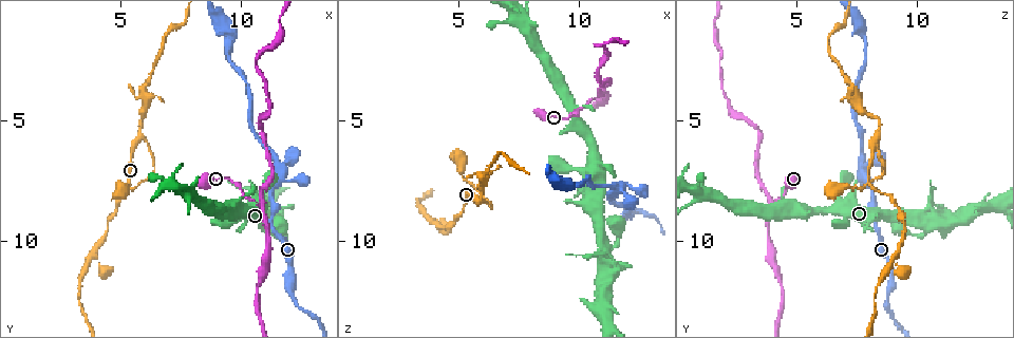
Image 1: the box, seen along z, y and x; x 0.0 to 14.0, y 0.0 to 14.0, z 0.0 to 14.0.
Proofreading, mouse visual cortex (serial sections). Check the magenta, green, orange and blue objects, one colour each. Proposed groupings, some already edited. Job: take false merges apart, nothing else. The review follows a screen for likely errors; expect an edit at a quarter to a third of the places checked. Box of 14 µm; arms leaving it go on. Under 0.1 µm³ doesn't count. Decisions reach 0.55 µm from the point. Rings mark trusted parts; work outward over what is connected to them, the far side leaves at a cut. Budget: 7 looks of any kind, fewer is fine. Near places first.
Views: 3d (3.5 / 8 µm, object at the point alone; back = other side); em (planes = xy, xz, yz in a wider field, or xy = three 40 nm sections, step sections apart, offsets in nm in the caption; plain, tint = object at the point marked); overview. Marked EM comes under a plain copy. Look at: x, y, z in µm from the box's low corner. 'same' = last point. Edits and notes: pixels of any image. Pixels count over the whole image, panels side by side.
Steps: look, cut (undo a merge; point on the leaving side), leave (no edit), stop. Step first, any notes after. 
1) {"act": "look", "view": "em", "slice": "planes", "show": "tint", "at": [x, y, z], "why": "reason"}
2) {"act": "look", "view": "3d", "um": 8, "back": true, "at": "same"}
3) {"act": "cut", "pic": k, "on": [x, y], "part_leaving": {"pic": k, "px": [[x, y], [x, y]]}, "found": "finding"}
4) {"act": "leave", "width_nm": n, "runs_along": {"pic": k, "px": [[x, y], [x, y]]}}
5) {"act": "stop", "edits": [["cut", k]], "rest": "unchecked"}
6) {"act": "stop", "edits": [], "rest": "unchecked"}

{"act": "look", "view": "3d", "um": 3.5, "at": [5.8, 5.8, 8.2], "why": "sharp bend"}

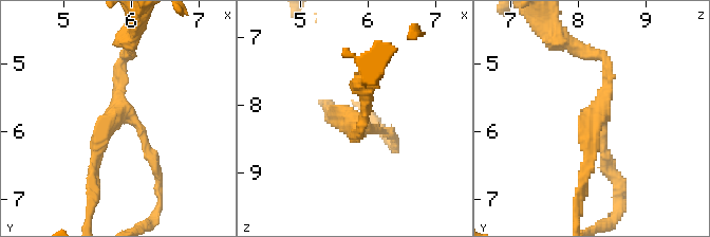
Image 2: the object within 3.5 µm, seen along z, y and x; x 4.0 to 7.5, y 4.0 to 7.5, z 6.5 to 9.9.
{"act": "look", "view": "em", "slice": "xy", "step": 2, "show": "tint", "at": [5.85, 5.70, 8.30], "arms": 3, "arm_widths_nm": [150, 150, 200], "why": "need the tissue"}

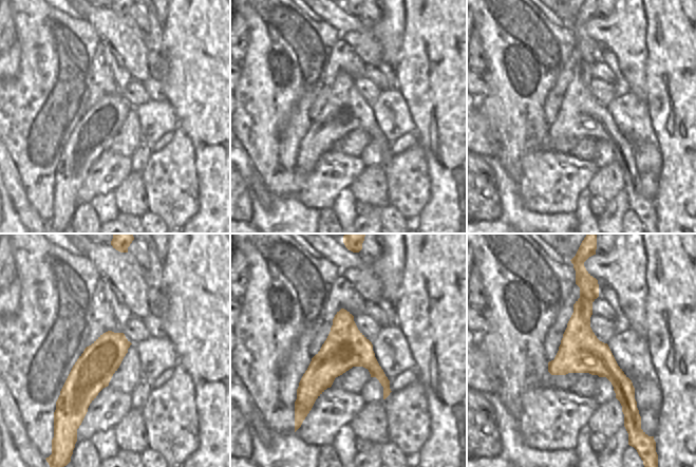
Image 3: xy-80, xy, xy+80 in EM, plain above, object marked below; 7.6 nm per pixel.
{"act": "leave", "runs_along": {"pic": 3, "px": [[595, 283], [583, 343], [625, 408]]}, "found": "one cell here"}

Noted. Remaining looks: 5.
{"act": "look", "view": "3d", "um": 3.5, "at": [3.9, 10.6, 9.1], "why": "two arms in line, one across"}

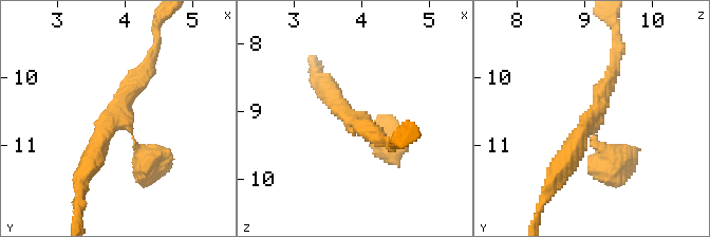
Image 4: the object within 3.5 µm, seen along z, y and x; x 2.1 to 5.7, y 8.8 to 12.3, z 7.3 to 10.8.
{"act": "look", "view": "em", "slice": "xy", "step": 1, "show": "tint", "at": [3.85, 10.50, 9.15], "arms": 3, "arm_widths_nm": [150, 200, 300], "why": "now the EM"}

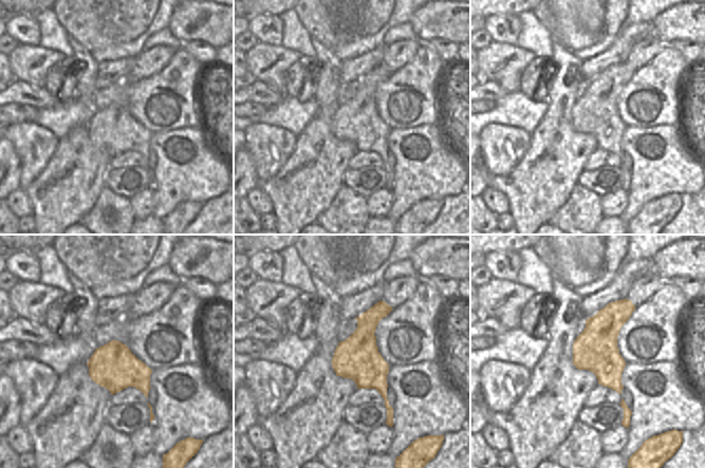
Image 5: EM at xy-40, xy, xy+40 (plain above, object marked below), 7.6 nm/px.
{"act": "leave", "runs_along": {"pic": 4, "px": [[151, 58], [115, 110], [87, 169]]}, "found": "one cell here"}

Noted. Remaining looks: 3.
{"act": "look", "view": "3d", "um": 3.5, "at": [10.8, 8.4, 4.0], "why": "three-way junction"}

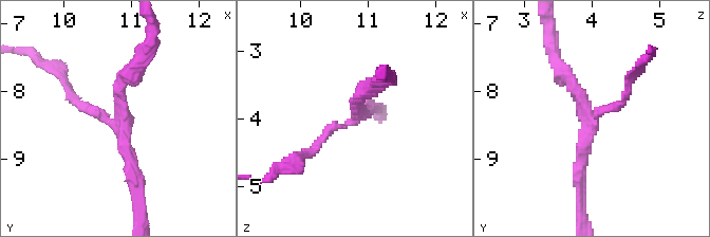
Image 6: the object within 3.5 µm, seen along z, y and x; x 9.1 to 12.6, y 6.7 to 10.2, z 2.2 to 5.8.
{"act": "look", "view": "em", "slice": "xy", "step": 5, "show": "tint", "at": [10.80, 8.40, 4.00]}

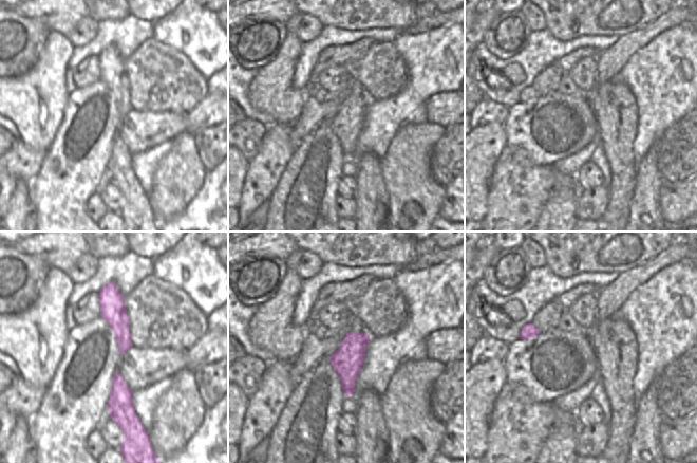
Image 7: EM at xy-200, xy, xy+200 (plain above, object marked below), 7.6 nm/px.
{"act": "leave", "arm_widths_nm": [150, 200, 200], "runs_along": {"pic": 6, "px": [[71, 97], [116, 123], [119, 84], [138, 65]]}, "found": "all the same cell"}

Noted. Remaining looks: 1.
{"act": "stop", "edits": [], "rest": "unchecked"}

